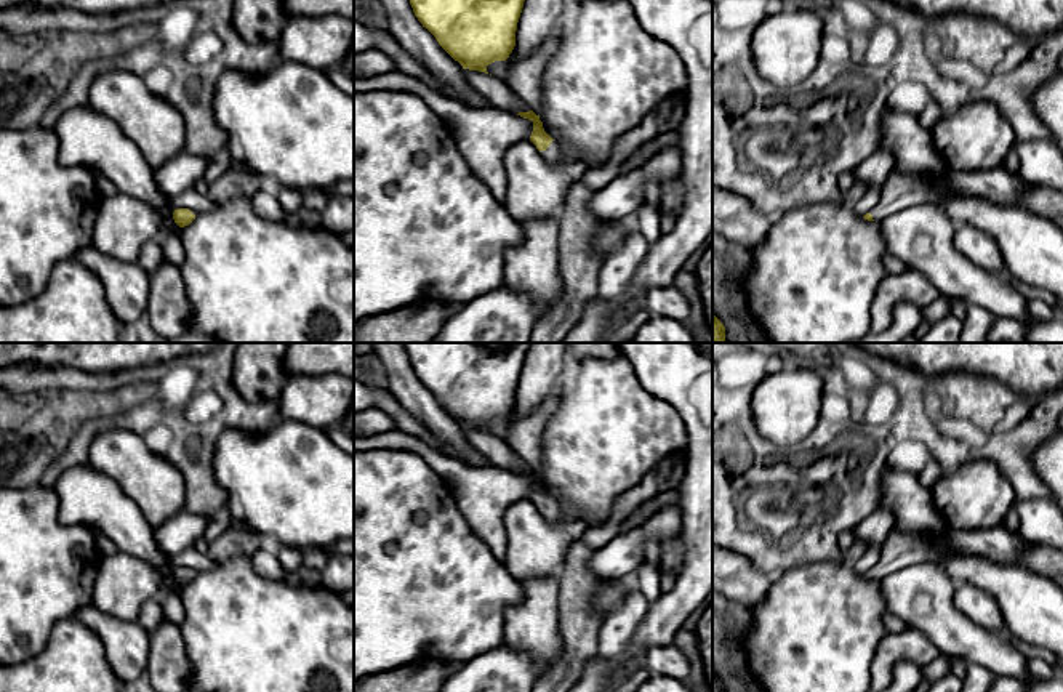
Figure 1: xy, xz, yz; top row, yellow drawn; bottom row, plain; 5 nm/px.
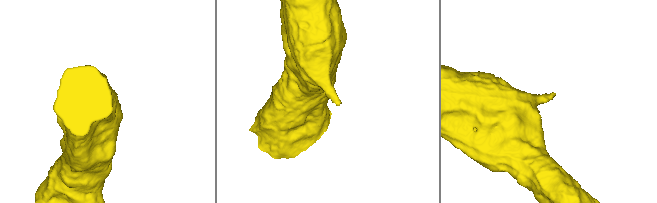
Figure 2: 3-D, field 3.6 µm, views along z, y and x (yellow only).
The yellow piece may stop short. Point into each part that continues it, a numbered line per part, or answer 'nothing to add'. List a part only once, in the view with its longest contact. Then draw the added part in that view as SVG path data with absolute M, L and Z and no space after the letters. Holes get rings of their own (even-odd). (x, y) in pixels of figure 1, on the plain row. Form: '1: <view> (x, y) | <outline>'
1: xz (553, 513) | M552 500L546 509L541 509L541 514L548 522L552 522L552 524L560 524L567 521L556 500Z

